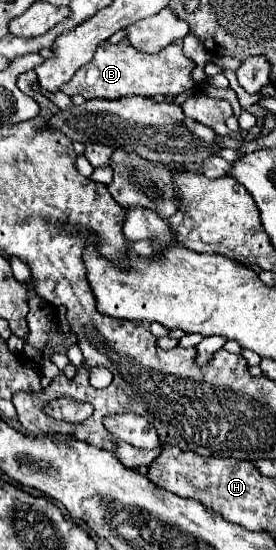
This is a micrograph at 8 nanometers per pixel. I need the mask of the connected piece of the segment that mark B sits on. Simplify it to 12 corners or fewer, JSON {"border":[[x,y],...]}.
{"border":[[104,41],[60,87],[120,99],[196,91],[196,63],[174,41],[142,53]]}

